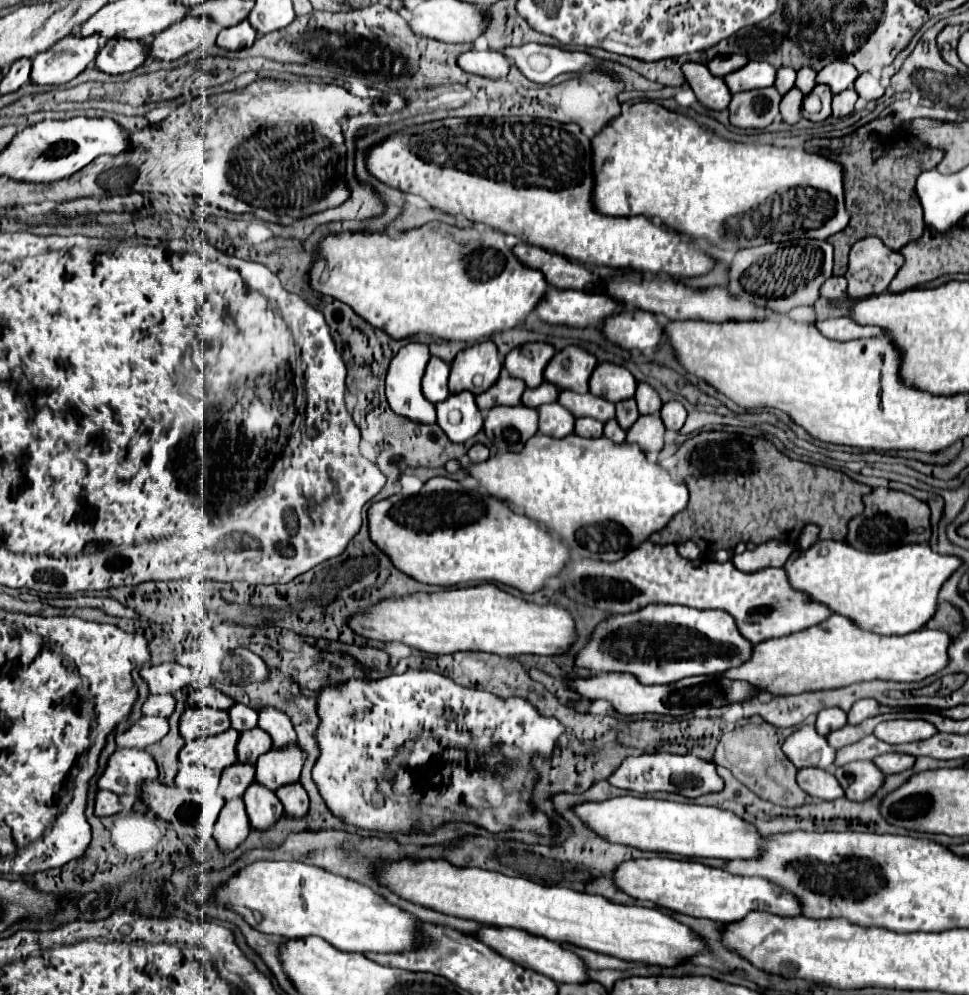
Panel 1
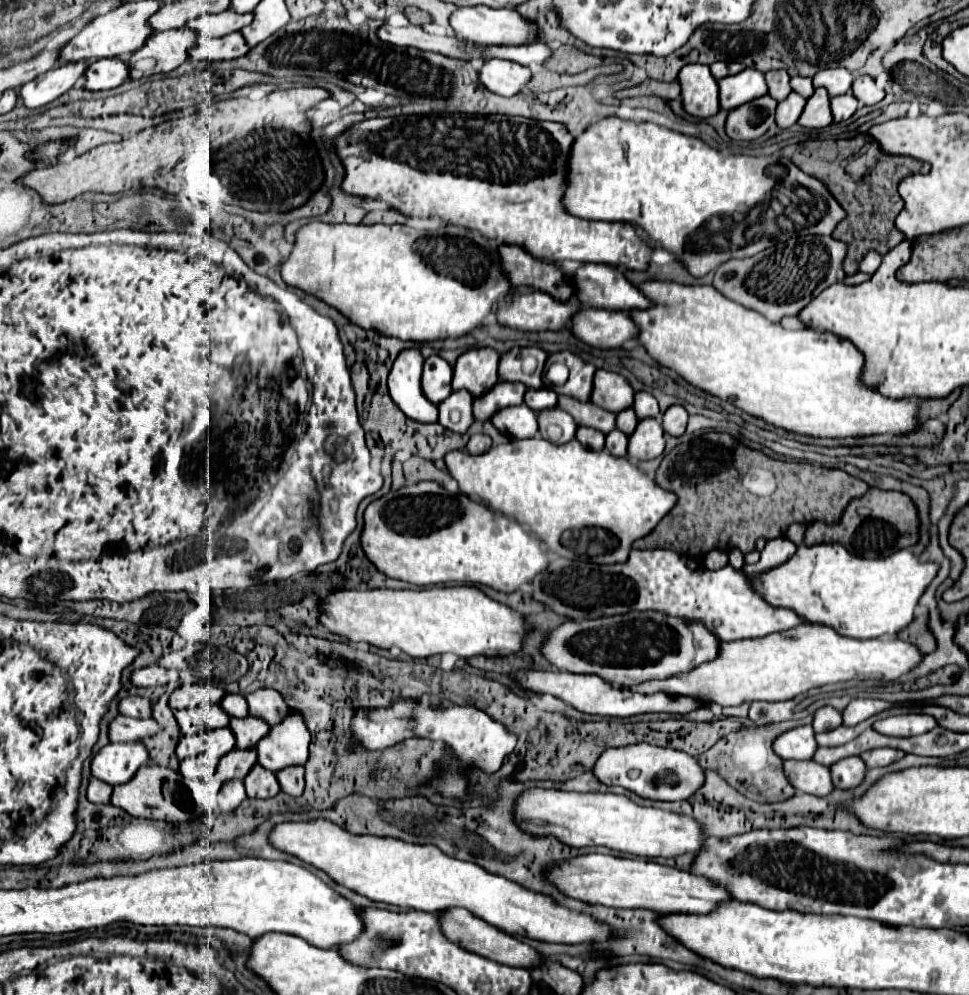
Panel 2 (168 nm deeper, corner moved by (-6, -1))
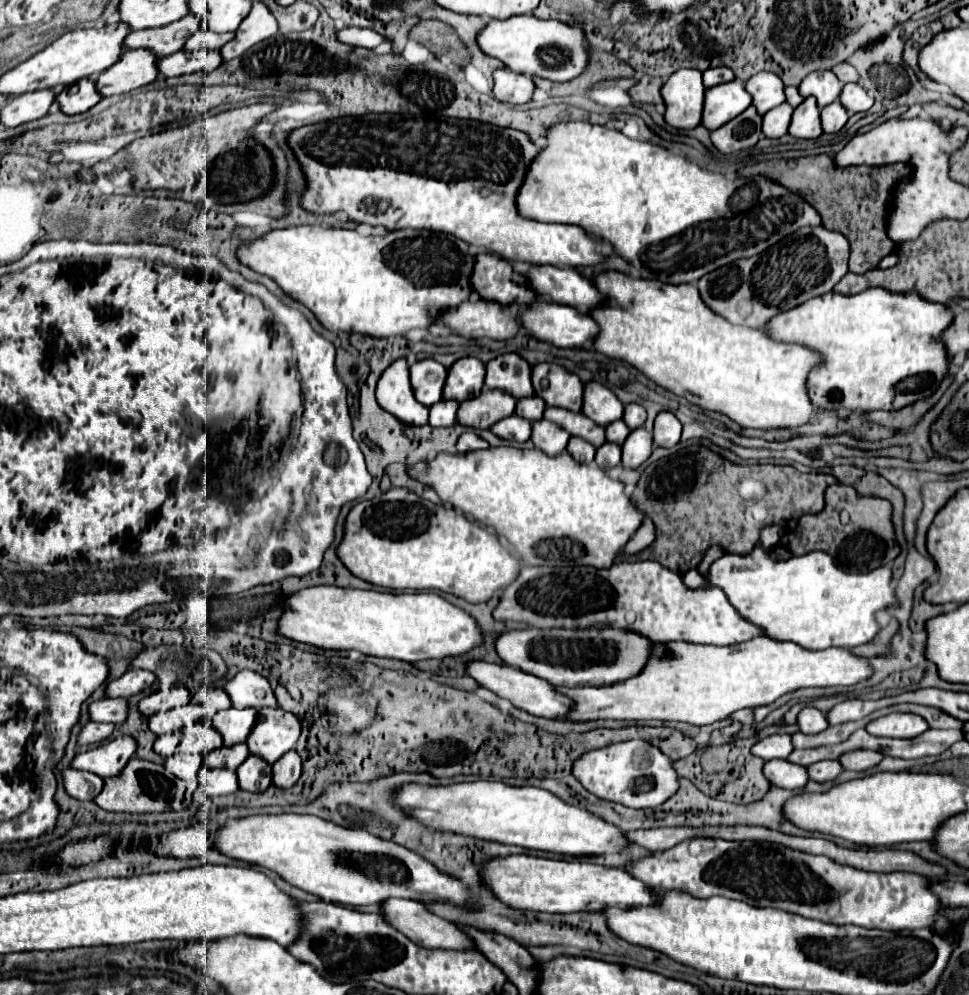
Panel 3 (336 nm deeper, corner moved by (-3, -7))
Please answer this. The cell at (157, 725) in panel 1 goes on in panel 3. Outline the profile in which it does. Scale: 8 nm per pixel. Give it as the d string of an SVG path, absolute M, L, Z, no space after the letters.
M87 722L87 724L81 728L79 736L77 736L77 744L81 744L81 746L83 746L83 744L99 744L99 742L103 742L105 738L109 738L113 730L115 730L113 724Z

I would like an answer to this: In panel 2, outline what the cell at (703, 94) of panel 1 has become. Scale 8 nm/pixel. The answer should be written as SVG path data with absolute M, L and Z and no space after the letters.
M686 64L678 80L682 84L684 110L698 118L710 118L720 110L718 82L706 64Z

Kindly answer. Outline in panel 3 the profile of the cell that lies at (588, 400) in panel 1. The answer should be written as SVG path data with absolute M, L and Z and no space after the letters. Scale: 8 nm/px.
M545 408L543 418L549 420L549 422L555 422L561 428L565 428L571 436L579 436L579 438L587 440L595 448L605 444L605 430L601 426L593 424L593 420L587 418L581 412L575 414L575 412L563 410L563 408Z

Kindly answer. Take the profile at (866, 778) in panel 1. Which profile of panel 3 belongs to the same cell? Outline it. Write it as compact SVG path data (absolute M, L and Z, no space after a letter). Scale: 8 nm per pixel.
M825 760L825 762L817 762L817 764L809 764L807 766L807 772L809 772L809 778L815 780L815 782L827 782L827 780L833 780L837 778L837 774L841 772L841 764L837 760Z

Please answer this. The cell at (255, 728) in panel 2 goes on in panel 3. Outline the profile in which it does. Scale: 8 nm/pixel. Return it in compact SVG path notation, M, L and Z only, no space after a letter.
M229 708L229 710L217 712L213 716L213 724L223 736L223 744L233 746L233 744L247 740L249 732L253 730L255 716L257 716L255 708L243 708L243 710Z

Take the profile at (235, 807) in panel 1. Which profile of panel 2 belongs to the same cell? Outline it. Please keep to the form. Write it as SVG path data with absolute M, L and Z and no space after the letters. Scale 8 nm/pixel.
M228 782L218 794L218 806L222 814L236 812L236 808L246 800L246 790L242 782Z

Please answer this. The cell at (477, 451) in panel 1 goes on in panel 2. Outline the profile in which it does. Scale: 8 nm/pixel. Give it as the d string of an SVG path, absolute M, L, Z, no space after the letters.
M474 434L470 438L470 442L468 442L468 452L474 454L474 456L478 456L478 454L484 454L490 446L492 446L490 436L486 436L486 434Z

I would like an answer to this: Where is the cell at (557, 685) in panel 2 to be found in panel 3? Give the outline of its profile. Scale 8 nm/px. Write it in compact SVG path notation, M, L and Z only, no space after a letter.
M467 662L465 664L465 674L471 676L479 686L491 690L493 694L497 694L499 698L509 700L515 708L525 710L533 716L543 716L543 718L563 718L571 708L573 708L573 700L569 700L567 696L561 696L559 692L555 692L555 688L533 676L527 672L521 672L519 668L511 668L511 666L503 666L503 664L489 664L489 662Z

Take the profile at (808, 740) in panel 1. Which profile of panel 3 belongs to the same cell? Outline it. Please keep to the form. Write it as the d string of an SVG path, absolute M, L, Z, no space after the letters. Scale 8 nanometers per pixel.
M773 734L773 736L767 736L759 742L755 742L751 752L763 760L787 758L793 752L793 744L791 744L791 738L787 734Z

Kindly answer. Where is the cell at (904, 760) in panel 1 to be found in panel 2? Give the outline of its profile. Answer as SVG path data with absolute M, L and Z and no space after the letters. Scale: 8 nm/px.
M876 748L870 752L864 752L860 756L868 768L878 768L878 766L890 766L892 762L904 758L902 750L894 750L894 748Z

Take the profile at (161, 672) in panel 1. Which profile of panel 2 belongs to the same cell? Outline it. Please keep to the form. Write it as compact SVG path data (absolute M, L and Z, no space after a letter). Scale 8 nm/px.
M158 664L134 670L134 674L132 674L132 682L136 686L144 686L144 688L164 686L164 684L170 684L176 680L178 680L178 670L168 670L168 668L162 668Z

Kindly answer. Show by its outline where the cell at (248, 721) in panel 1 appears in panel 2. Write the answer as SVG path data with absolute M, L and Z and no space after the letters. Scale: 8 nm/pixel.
M226 694L220 702L220 706L228 712L228 716L234 716L234 718L246 718L250 716L248 712L248 702L242 694Z

